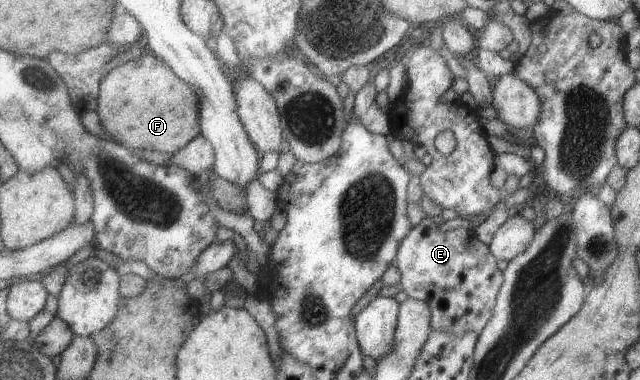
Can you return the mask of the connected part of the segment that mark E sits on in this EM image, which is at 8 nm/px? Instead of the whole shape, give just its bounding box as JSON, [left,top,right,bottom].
[398,215,504,334]

